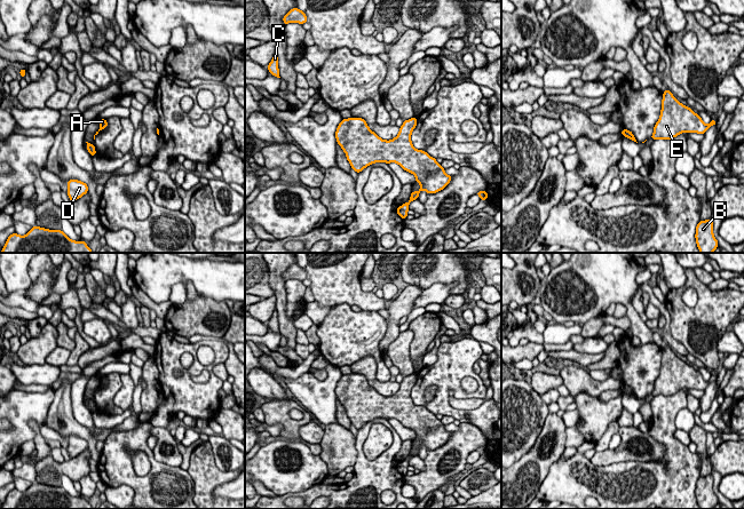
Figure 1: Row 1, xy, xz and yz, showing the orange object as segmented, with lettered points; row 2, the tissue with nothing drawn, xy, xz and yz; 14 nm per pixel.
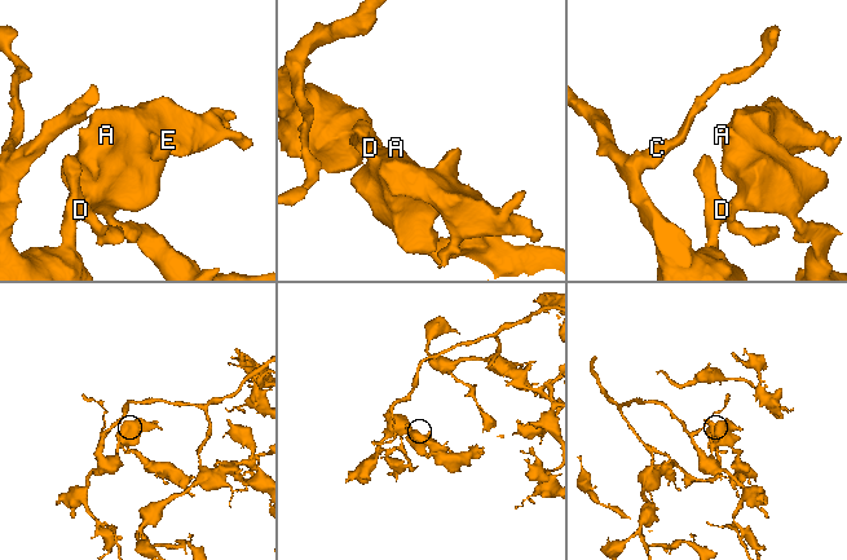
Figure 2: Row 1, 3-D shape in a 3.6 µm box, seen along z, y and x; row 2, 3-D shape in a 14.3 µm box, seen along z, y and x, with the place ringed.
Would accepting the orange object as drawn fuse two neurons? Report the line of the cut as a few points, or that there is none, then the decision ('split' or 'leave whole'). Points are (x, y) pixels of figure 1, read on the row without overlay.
cut none; leave whole

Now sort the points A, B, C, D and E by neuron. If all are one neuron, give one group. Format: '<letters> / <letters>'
A B C D E

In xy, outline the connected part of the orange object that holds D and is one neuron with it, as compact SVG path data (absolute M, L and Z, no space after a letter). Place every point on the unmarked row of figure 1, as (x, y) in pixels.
M69 436L68 437L68 448L69 455L76 458L81 454L84 451L88 448L88 442L78 436Z

